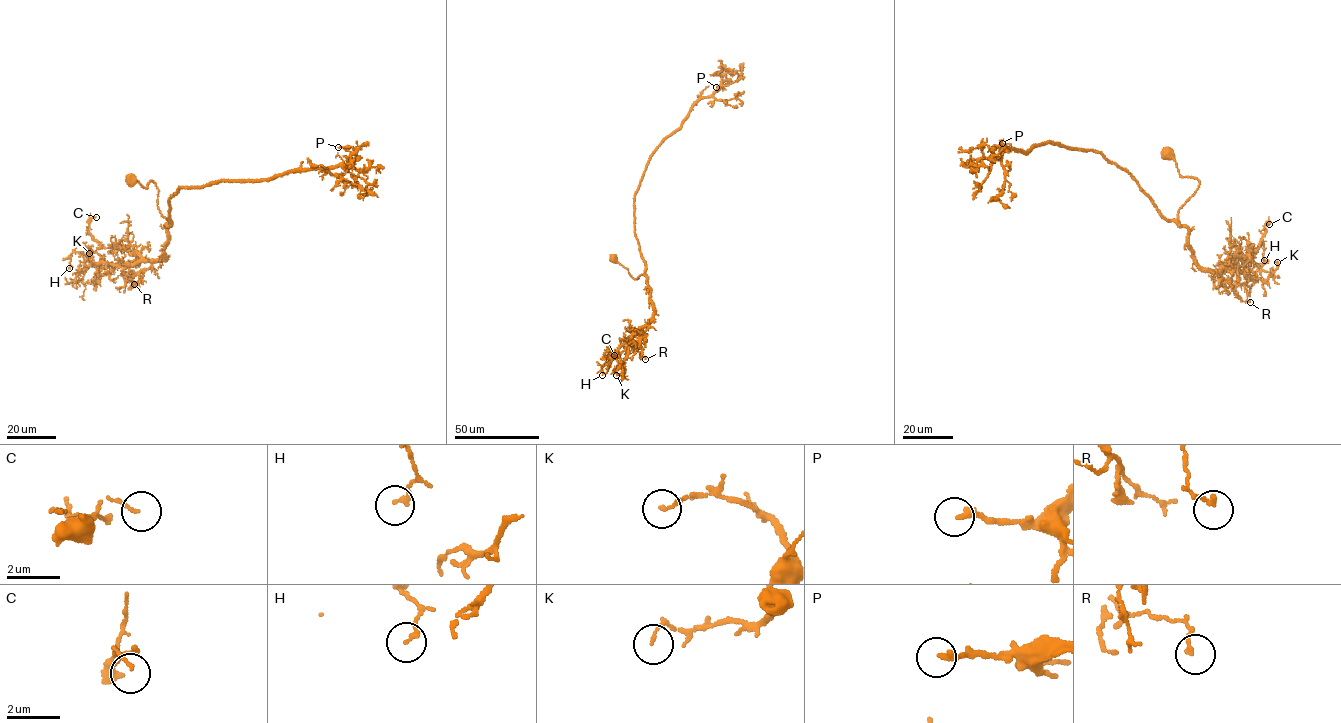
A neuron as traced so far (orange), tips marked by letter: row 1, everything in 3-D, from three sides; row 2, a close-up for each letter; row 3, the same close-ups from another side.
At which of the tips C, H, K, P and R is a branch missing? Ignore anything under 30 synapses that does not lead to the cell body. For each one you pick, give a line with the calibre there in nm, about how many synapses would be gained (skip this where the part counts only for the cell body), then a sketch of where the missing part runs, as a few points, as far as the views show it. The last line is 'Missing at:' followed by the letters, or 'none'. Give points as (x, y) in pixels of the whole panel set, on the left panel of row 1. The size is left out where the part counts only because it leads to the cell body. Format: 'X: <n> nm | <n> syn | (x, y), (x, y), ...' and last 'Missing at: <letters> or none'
Missing at: none

